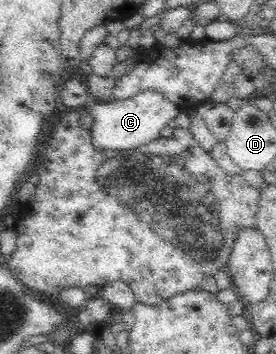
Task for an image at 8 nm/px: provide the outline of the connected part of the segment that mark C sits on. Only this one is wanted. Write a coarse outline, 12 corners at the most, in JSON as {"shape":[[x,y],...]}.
{"shape":[[161,92],[90,100],[92,145],[145,146],[181,110]]}

